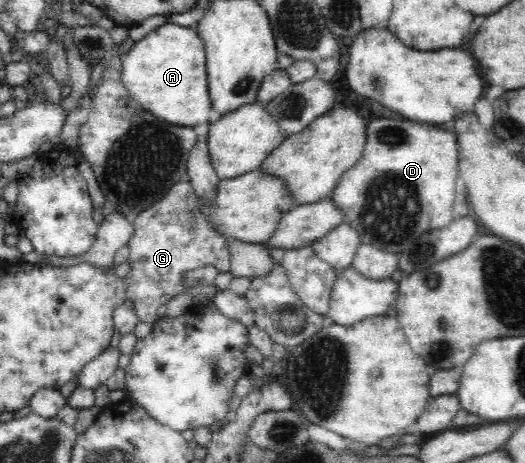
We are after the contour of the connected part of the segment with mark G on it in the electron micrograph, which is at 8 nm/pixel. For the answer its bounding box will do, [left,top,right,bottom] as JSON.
[126,181,230,322]

